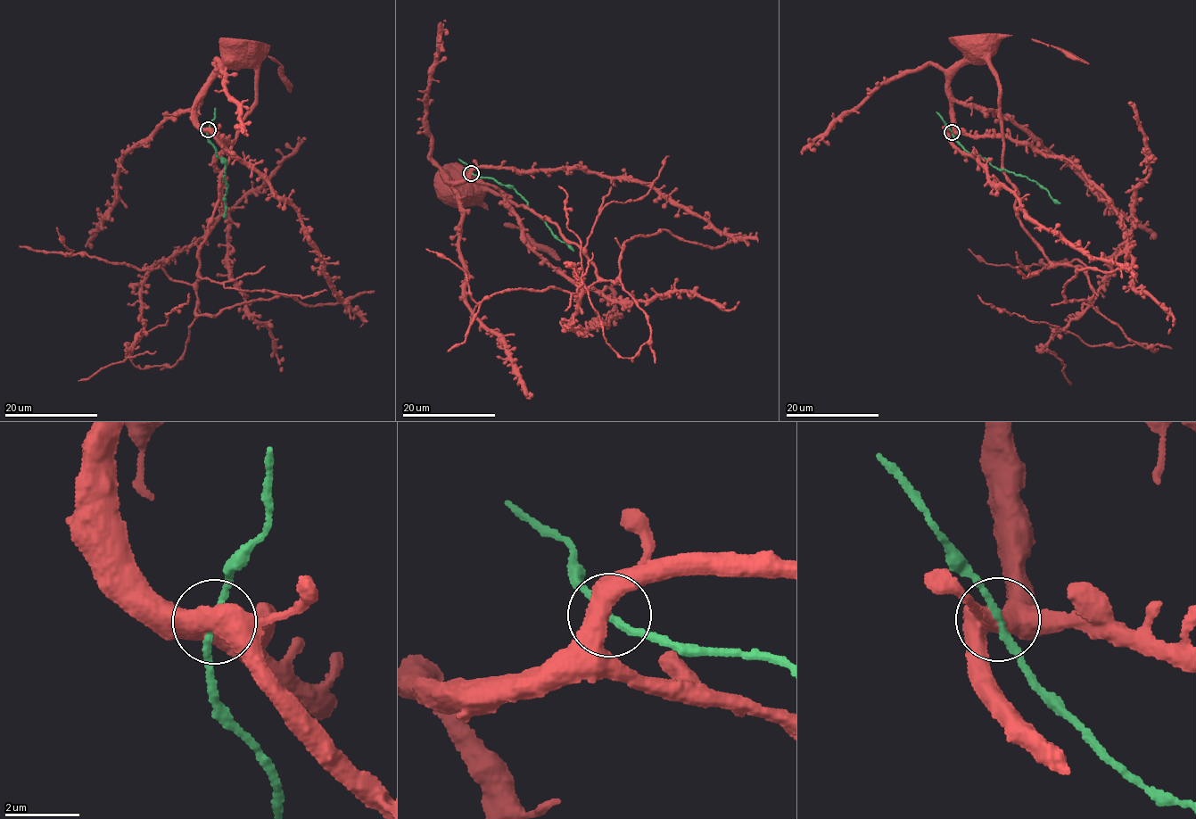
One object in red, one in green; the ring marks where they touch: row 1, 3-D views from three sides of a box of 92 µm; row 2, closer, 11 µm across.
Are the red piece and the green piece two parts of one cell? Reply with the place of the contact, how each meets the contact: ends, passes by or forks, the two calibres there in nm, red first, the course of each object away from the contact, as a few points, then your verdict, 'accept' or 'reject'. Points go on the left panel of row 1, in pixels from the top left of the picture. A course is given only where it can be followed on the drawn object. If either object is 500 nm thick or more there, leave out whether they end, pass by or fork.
place (208, 129); calibres 550 and 170 nm; course red (208, 129), (198, 93), (252, 67), (197, 317), (181, 358), (142, 369), (126, 356), (144, 277), (305, 139); course green (208, 129), (217, 155), (224, 159), (226, 164), (223, 177), (227, 186), (224, 219); accept

